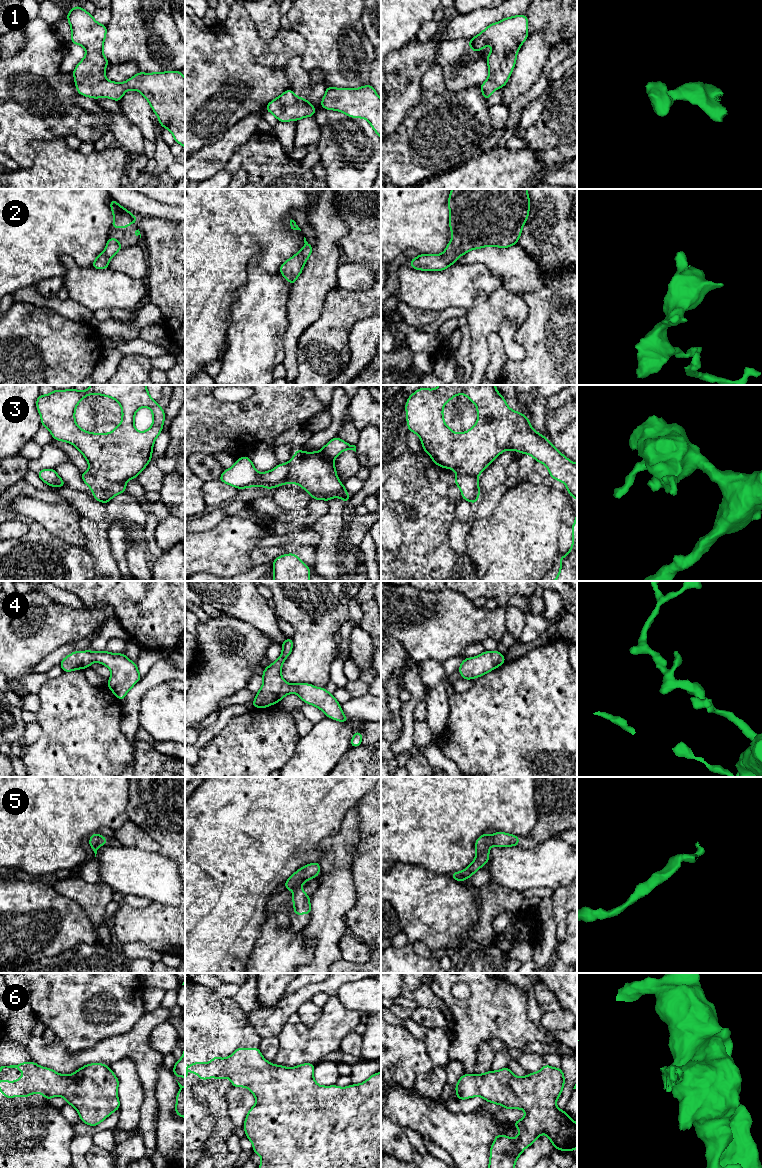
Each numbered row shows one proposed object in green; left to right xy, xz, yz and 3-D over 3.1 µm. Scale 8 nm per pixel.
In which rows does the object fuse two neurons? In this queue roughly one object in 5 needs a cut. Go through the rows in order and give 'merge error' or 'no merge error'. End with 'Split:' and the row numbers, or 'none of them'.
1: no merge error
2: no merge error
3: merge error
4: no merge error
5: no merge error
6: no merge error
Split: 3

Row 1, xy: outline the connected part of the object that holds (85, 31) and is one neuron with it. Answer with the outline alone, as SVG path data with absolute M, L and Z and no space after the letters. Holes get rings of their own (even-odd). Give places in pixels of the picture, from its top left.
M78 5L68 12L67 20L71 26L71 43L83 46L86 51L85 57L72 72L78 94L92 97L95 100L105 97L119 102L127 90L139 91L149 102L158 117L160 125L163 128L167 128L172 133L175 142L185 148L185 78L182 72L138 72L122 83L109 81L105 76L105 68L110 62L103 53L107 26L96 22L92 14L89 14Z

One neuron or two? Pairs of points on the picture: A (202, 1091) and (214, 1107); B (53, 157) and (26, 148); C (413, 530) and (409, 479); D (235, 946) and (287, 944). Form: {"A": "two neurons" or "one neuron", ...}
{"A": "one neuron", "B": "two neurons", "C": "one neuron", "D": "two neurons"}

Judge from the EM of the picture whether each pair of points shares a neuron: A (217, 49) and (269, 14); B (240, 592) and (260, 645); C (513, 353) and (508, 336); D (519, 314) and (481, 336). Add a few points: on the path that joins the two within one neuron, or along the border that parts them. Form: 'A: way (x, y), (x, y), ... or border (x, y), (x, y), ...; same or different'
A: border (246, 10), (255, 24), (257, 34), (268, 41); different
B: border (230, 616), (250, 623), (271, 639); different
C: way (513, 349), (509, 340); same
D: way (509, 314), (500, 314), (488, 326); same

